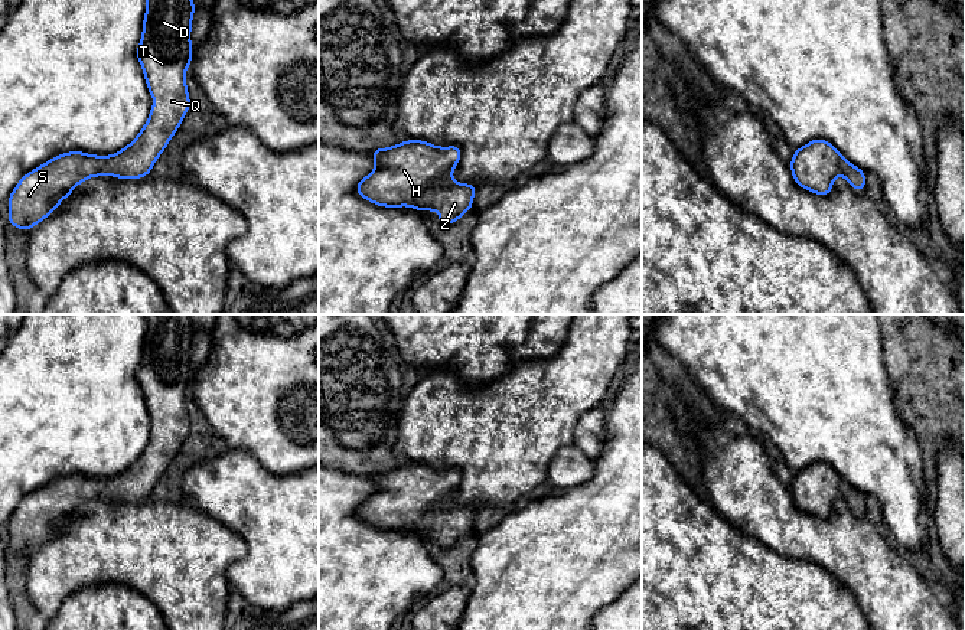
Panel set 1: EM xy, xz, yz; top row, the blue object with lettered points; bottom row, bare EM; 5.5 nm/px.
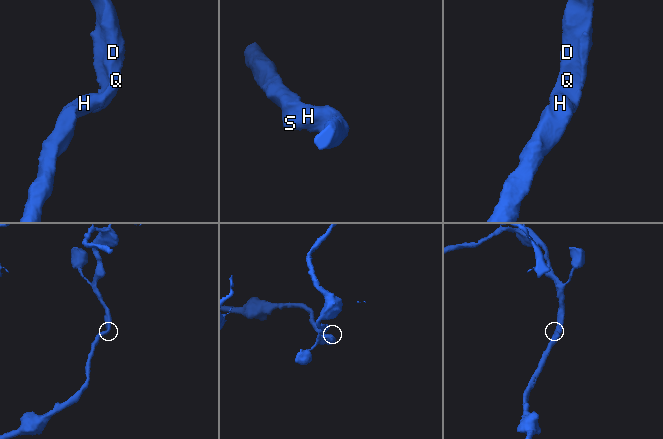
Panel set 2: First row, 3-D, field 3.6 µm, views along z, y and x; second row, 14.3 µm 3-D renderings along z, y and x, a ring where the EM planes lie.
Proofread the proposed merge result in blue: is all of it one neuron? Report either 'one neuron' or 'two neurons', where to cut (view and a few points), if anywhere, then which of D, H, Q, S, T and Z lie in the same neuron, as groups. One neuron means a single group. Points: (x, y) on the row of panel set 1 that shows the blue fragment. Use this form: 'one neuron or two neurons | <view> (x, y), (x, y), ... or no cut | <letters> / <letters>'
one neuron | no cut | D H Q S T Z

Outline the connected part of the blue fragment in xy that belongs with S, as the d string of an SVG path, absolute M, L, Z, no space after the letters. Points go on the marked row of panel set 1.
M147 0L137 59L154 105L138 136L111 156L62 153L23 176L10 193L9 223L29 231L84 180L117 176L146 177L180 127L190 98L185 72L193 52L190 43L193 0Z

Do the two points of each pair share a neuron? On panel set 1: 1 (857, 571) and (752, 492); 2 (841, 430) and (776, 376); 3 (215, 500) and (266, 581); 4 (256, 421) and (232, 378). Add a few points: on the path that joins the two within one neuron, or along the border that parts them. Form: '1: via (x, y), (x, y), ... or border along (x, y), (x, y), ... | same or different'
1: via (831, 545), (792, 532), (778, 518) | same
2: via (825, 414), (792, 381) | same
3: via (241, 503), (266, 528), (266, 555) | same
4: via (256, 411), (256, 401), (243, 388) | same

